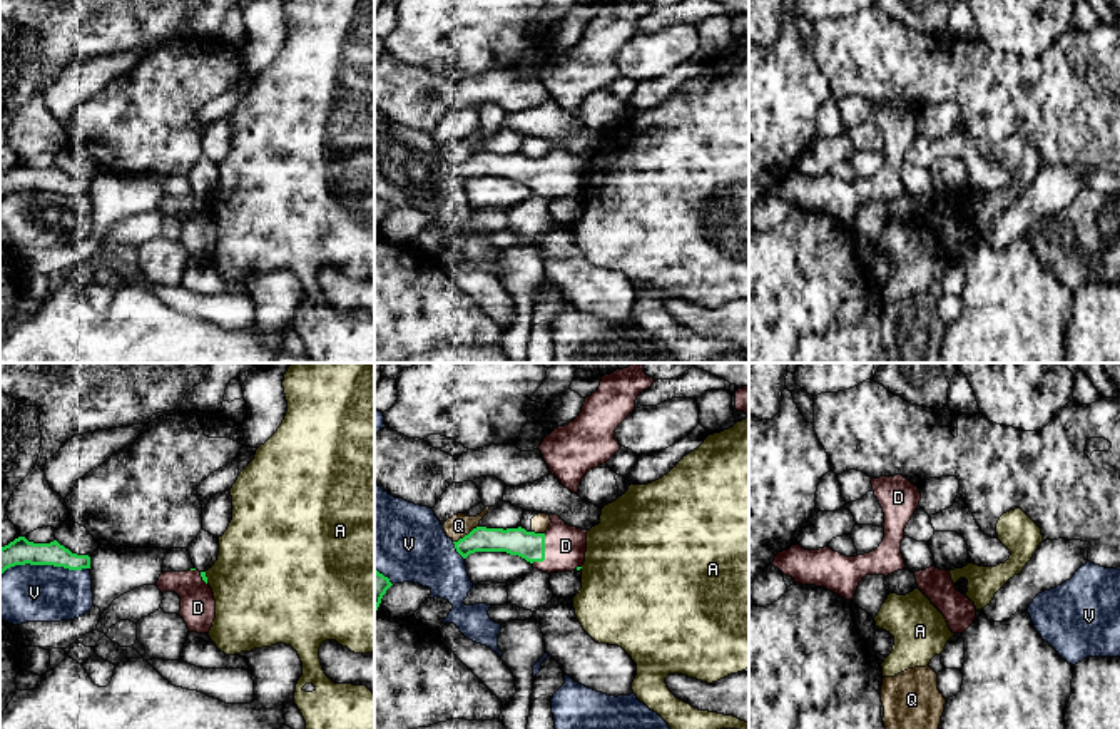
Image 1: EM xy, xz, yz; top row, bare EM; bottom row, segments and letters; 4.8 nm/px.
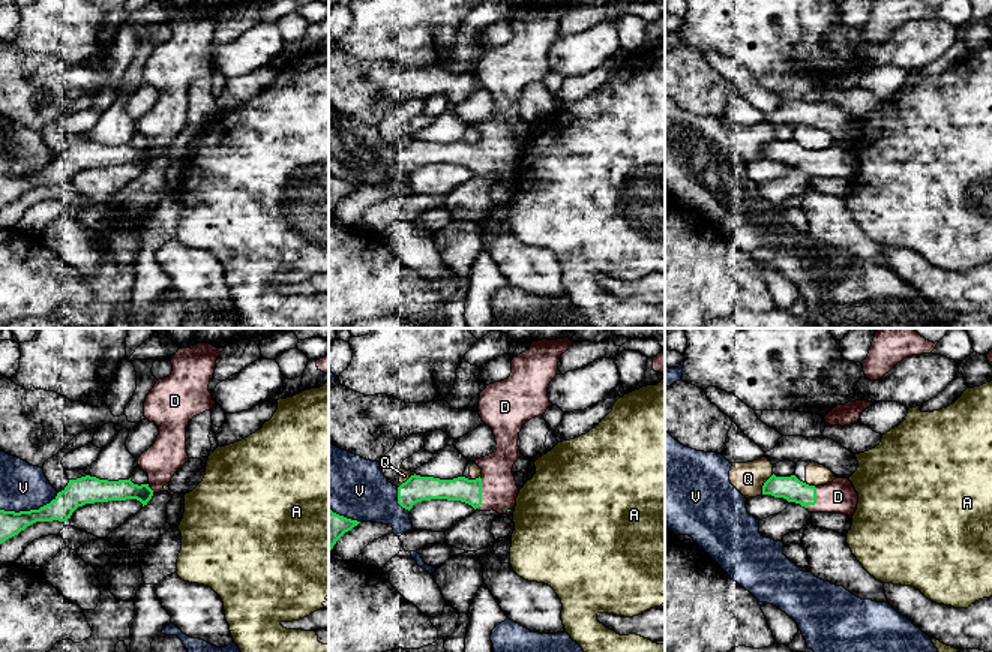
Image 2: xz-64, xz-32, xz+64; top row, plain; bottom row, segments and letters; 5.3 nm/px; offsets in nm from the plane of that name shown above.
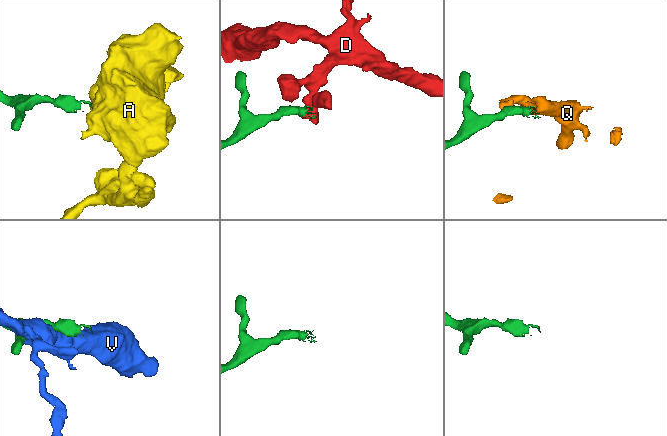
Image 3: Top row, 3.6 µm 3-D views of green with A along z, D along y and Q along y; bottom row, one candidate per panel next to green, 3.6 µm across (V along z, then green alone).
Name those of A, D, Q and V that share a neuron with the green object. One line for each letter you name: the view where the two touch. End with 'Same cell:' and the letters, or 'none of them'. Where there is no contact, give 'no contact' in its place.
D: contact in xz
Same cell: D

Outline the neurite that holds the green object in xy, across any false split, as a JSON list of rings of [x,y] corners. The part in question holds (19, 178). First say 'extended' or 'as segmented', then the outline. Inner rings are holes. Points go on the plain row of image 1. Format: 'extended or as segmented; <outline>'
as segmented; [[[18,162],[0,174],[0,202],[7,194],[25,189],[82,196],[90,194],[90,182],[72,179],[57,166],[50,169],[33,169],[25,162]]]

